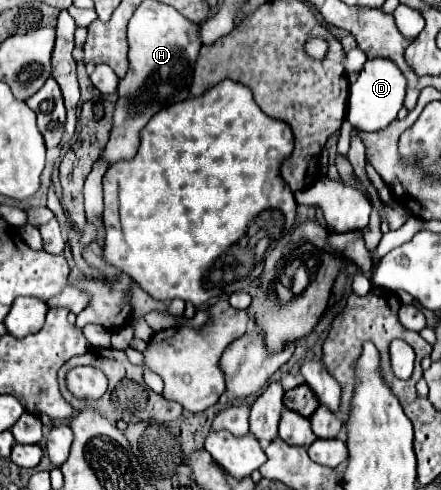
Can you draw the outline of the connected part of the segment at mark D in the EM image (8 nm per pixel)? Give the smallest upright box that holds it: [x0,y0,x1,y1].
[347,59,405,131]

